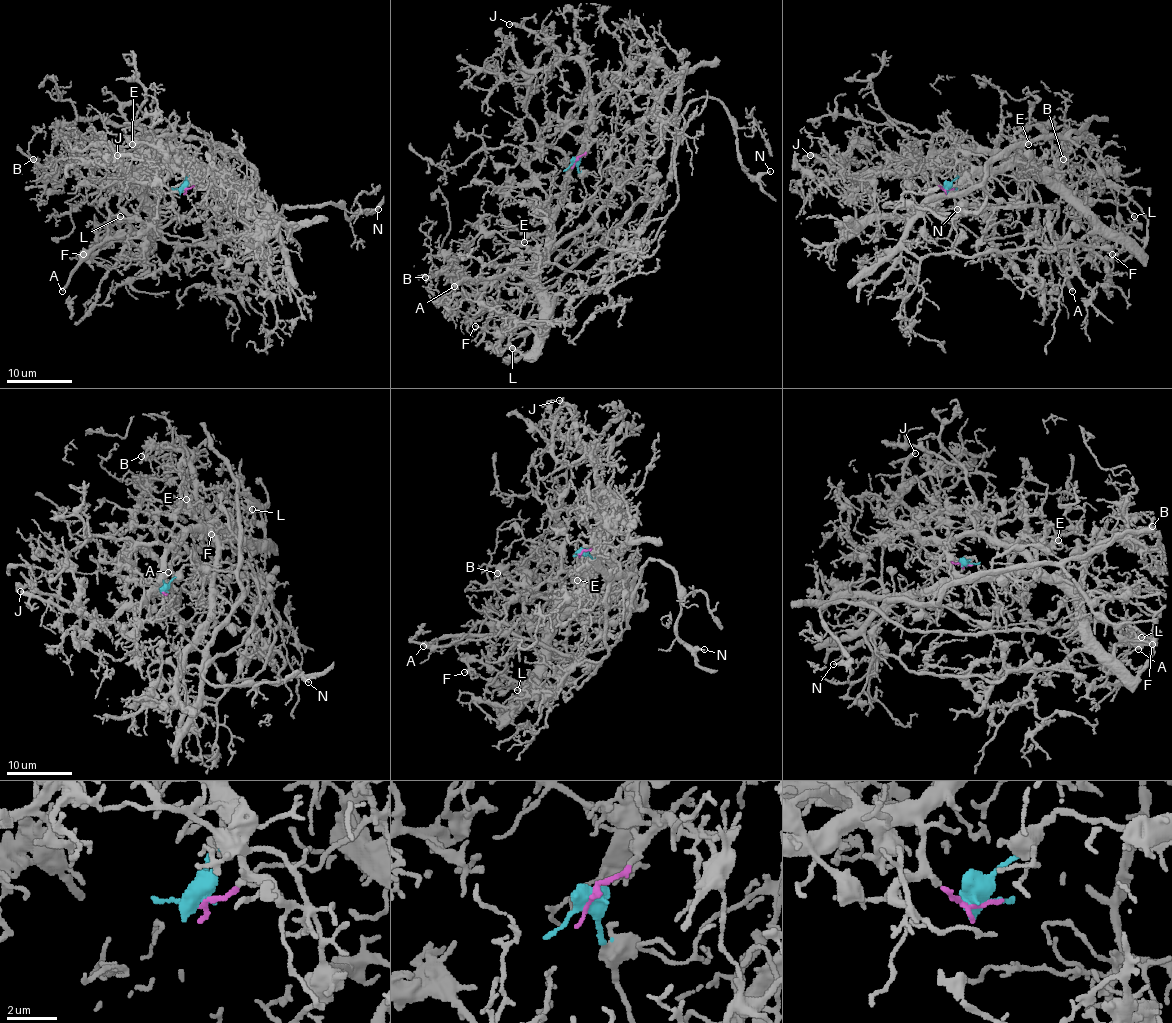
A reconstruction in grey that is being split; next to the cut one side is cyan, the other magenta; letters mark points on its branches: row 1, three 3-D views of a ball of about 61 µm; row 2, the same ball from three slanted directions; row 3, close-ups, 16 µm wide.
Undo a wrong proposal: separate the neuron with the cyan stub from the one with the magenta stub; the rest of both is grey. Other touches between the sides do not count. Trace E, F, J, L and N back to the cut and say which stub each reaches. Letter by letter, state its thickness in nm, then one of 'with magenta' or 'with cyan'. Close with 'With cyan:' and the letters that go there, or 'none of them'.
E: calibre 200 nm; with magenta
F: calibre 190 nm; with cyan
J: calibre 240 nm; with magenta
L: calibre 160 nm; with cyan
N: calibre 160 nm; with cyan
With cyan: F, L, N

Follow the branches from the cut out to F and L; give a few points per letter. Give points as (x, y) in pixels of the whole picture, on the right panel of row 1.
F: (947, 189), (973, 166), (1031, 181), (1058, 210), (1057, 236), (1081, 202), (1124, 204), (1135, 218), (1112, 254)
L: (947, 189), (973, 166), (1031, 181), (1058, 210), (1057, 236), (1081, 202), (1125, 204), (1133, 217)

